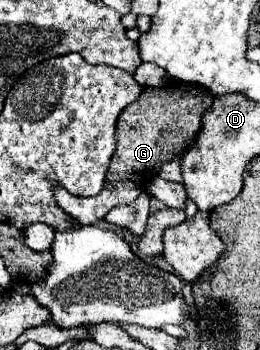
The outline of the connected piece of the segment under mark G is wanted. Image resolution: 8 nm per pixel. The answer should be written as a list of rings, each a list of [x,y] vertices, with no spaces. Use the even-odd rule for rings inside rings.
[[[173,82],[167,88],[143,88],[137,102],[129,104],[117,120],[117,150],[111,158],[107,170],[107,182],[117,184],[119,180],[131,180],[135,184],[147,186],[161,166],[183,152],[187,140],[191,142],[199,128],[201,116],[211,108],[213,98],[203,92],[201,96],[191,96],[187,88]]]

